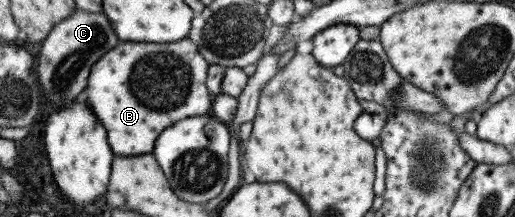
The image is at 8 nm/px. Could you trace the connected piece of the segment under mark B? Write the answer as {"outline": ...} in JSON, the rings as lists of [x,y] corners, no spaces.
{"outline":[[[189,39],[160,45],[120,43],[95,63],[81,98],[103,125],[114,155],[150,153],[152,139],[168,123],[210,112],[212,95],[205,86],[209,64]]]}

